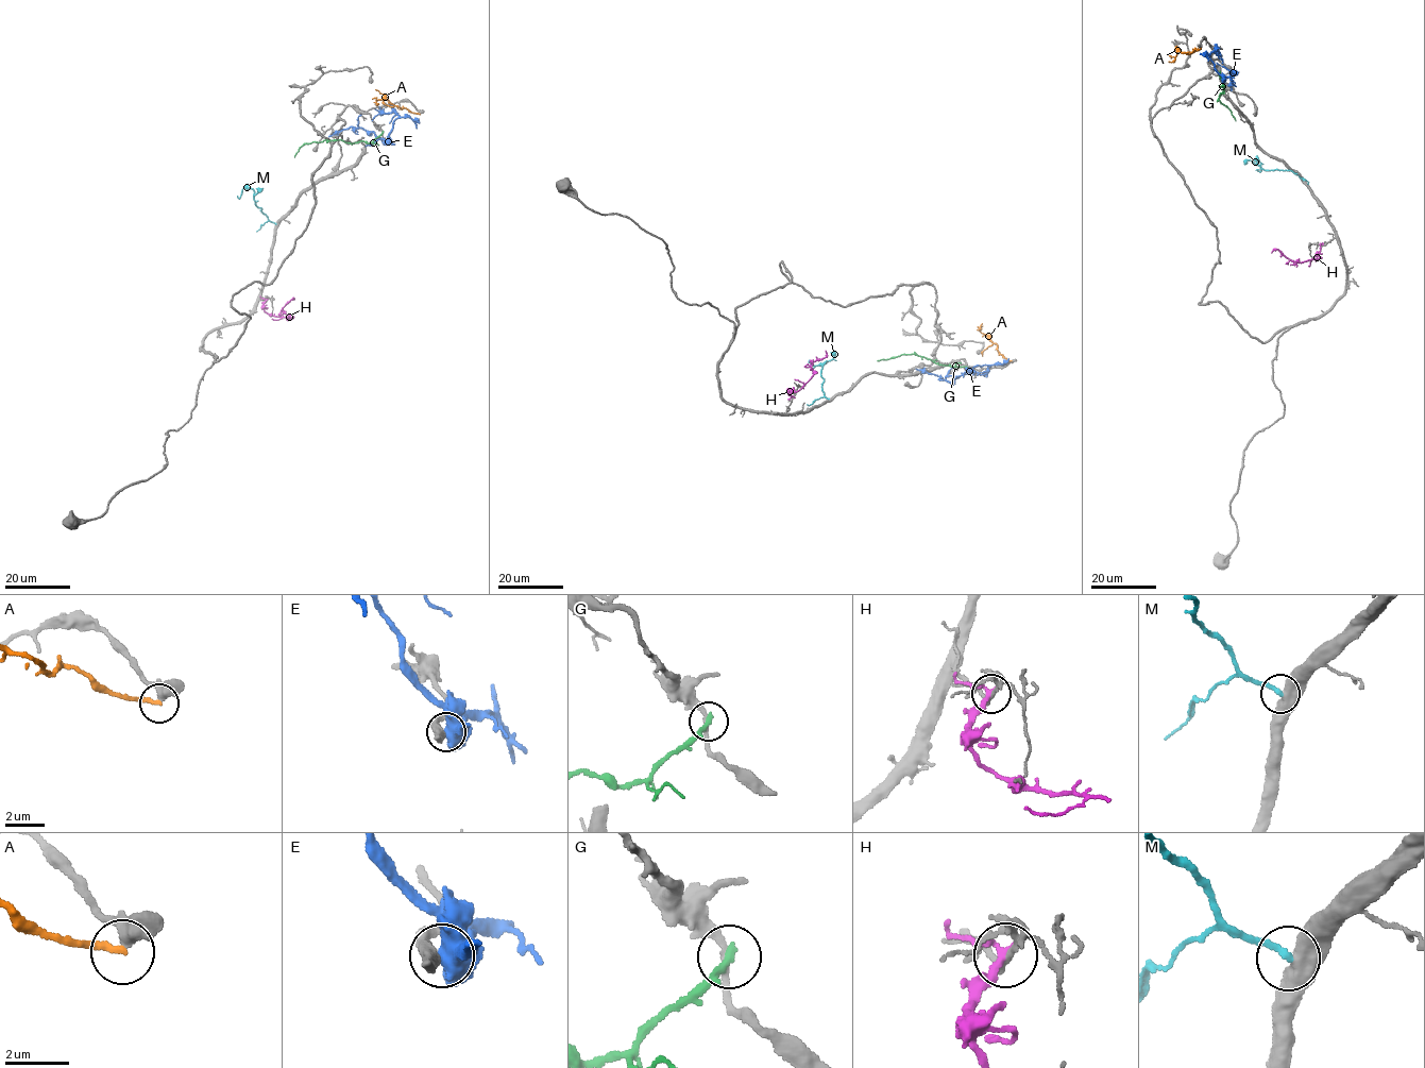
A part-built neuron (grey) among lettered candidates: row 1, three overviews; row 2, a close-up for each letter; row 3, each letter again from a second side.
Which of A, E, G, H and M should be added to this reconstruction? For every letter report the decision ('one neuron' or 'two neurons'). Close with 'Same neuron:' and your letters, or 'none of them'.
A: two neurons
E: two neurons
G: two neurons
H: two neurons
M: one neuron
Same neuron: M

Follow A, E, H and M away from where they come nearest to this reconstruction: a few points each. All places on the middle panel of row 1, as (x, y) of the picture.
A: (1012, 360), (999, 353), (996, 343), (979, 331), (982, 323)
E: (970, 368), (953, 380), (947, 382), (915, 368)
H: (793, 396), (787, 391), (799, 390), (814, 373), (810, 363), (824, 358), (826, 350)
M: (829, 399), (823, 390), (820, 374), (826, 362), (813, 366), (809, 359)

